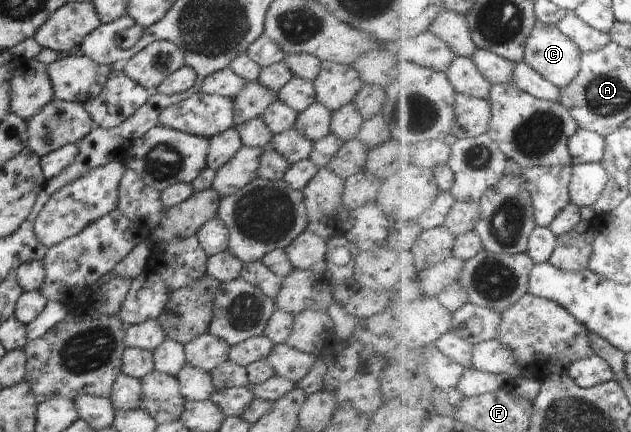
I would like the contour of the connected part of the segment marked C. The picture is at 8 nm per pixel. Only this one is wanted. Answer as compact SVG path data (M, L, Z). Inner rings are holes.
M539 21L526 45L525 61L563 89L582 72L582 49L555 24Z

